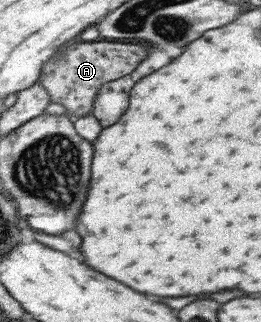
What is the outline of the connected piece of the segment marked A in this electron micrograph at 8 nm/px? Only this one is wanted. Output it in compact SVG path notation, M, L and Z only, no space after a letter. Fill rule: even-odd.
M101 39L83 43L71 42L64 47L64 51L66 51L64 60L53 57L47 61L39 82L50 91L52 102L62 104L67 113L78 117L84 117L93 112L96 96L104 85L132 74L150 53L148 48L140 44Z

